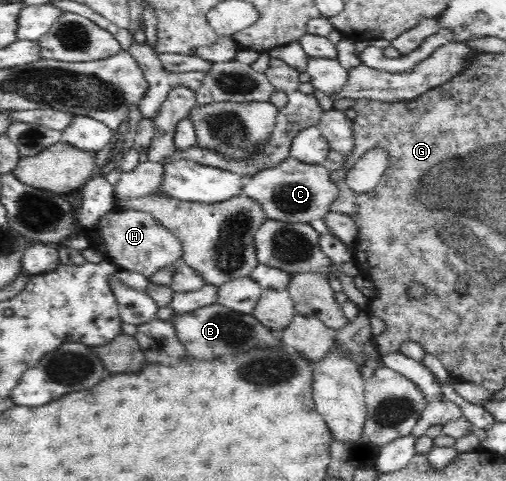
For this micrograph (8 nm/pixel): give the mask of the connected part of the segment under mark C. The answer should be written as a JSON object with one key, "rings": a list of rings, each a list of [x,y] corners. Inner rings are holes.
{"rings":[[[288,156],[274,168],[266,168],[257,175],[245,178],[243,192],[258,201],[269,218],[274,217],[286,223],[311,223],[325,217],[339,196],[331,173],[323,165],[306,165]]]}

